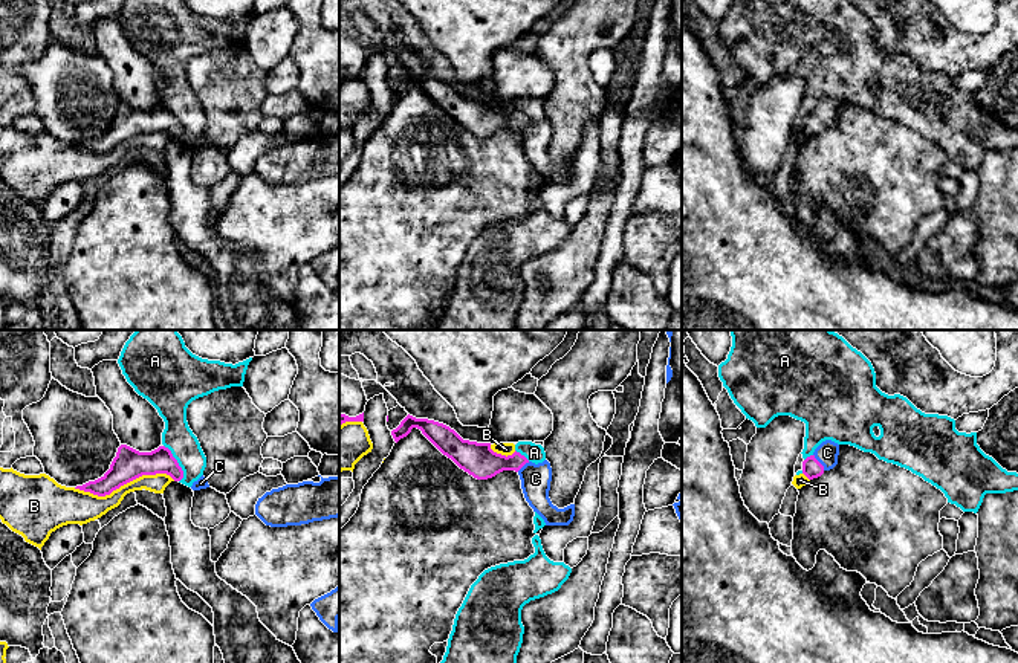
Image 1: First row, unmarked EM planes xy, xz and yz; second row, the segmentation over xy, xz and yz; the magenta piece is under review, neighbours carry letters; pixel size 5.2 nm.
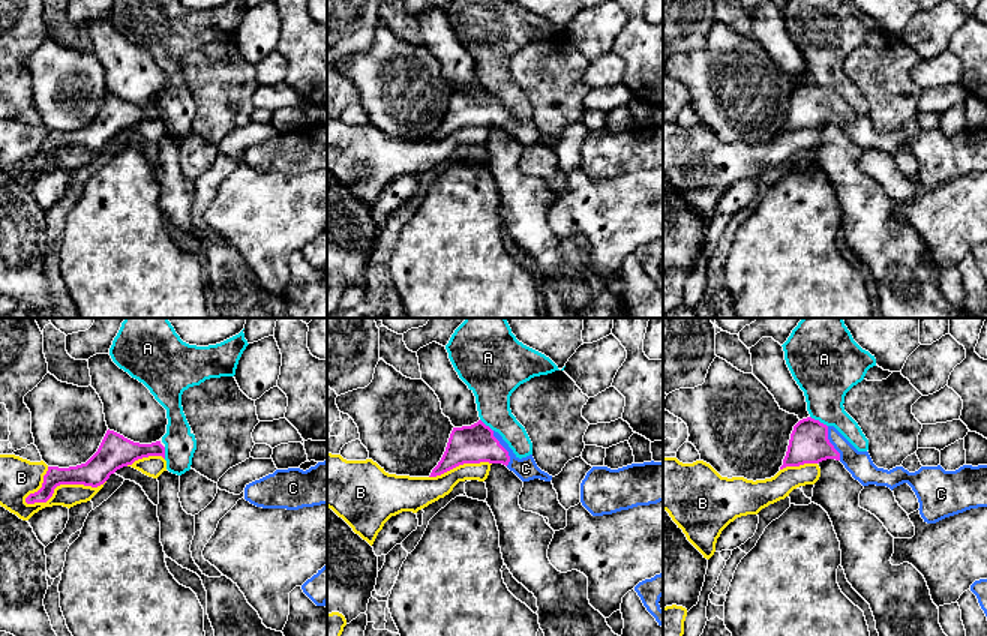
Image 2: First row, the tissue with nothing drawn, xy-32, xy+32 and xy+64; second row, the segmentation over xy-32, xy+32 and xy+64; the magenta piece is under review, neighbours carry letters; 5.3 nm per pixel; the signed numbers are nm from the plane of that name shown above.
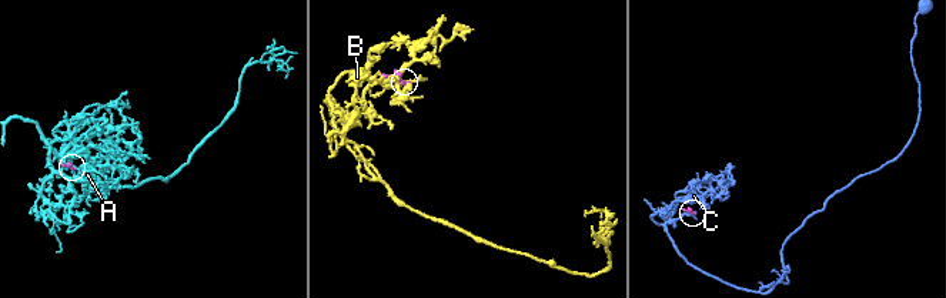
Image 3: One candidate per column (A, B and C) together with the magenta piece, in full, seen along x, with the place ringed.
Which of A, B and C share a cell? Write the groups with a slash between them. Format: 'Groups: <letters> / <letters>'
Groups: A / B / C

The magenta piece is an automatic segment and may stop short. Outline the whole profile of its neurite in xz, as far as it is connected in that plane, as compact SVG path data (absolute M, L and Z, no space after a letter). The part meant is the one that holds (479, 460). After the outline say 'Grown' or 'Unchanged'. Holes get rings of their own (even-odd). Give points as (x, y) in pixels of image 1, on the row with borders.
M410 414L391 431L394 441L407 437L413 428L420 429L443 455L477 480L492 478L503 471L515 471L520 475L526 501L546 526L569 526L573 521L575 504L558 509L549 498L552 467L547 460L535 464L517 451L506 457L494 452L491 443L463 440L443 423L416 419Z. Grown

